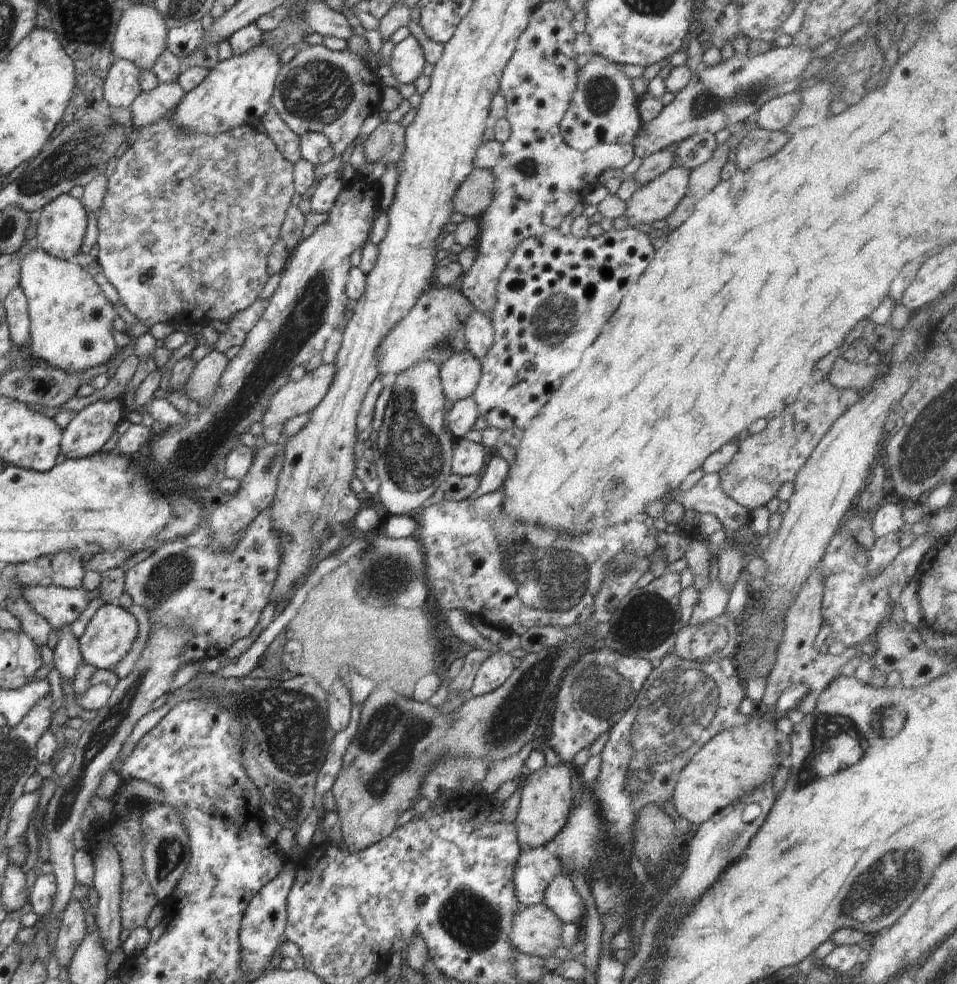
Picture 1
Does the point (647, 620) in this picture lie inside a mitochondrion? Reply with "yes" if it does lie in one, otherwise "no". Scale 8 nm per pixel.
yes

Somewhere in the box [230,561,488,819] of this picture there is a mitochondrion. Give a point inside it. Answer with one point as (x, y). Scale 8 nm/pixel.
(390, 733)

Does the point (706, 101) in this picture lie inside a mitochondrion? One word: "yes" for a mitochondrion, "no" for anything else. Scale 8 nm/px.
yes

